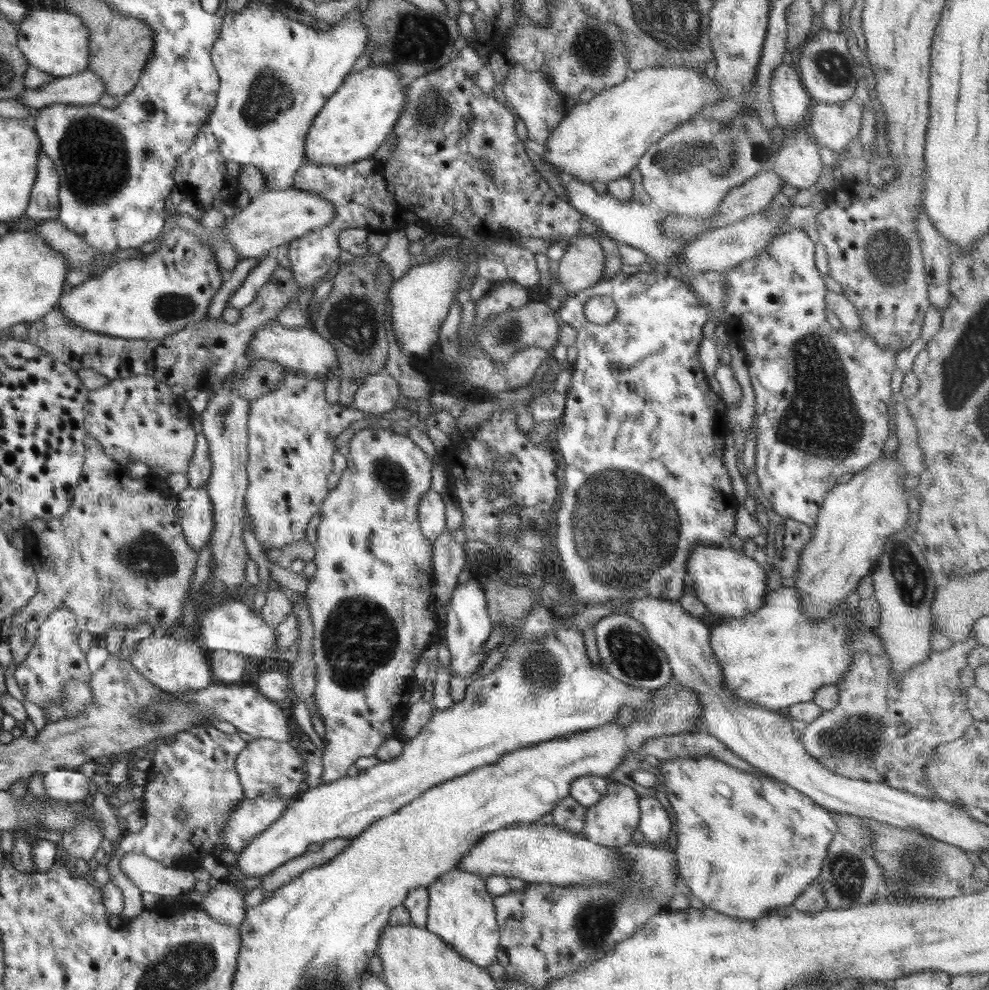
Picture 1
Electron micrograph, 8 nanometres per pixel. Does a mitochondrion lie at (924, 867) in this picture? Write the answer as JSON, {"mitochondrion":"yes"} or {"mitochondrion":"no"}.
{"mitochondrion":"yes"}

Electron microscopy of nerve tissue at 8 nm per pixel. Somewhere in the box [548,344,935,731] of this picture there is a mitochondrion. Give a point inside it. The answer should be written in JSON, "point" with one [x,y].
{"point":[624,529]}

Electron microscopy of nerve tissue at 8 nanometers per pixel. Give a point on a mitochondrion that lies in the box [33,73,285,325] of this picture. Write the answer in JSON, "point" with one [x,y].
{"point":[95,164]}

